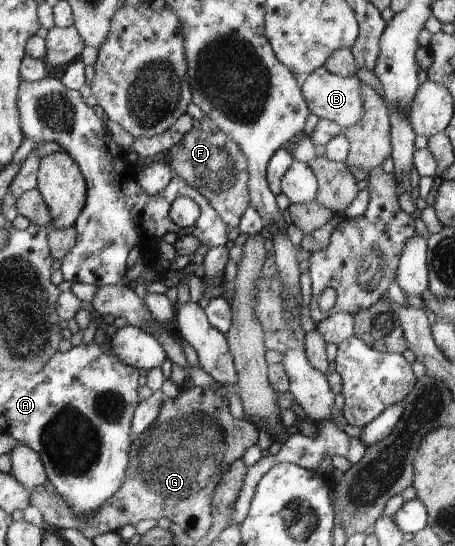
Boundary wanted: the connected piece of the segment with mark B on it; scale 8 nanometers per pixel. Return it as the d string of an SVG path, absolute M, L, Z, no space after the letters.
M324 66L307 76L302 85L302 92L312 114L319 119L337 122L343 130L363 121L363 114L366 114L365 96L362 94L361 82L357 75L349 77L335 75Z

